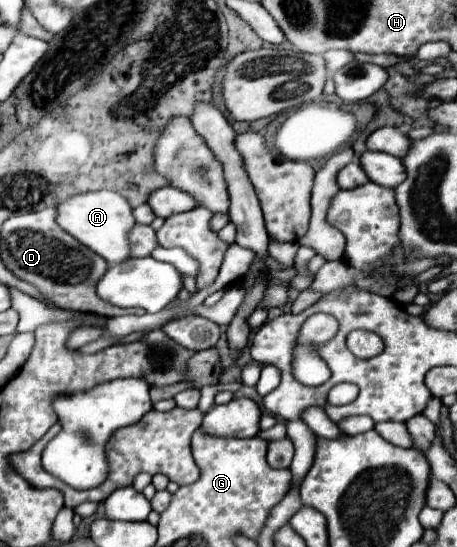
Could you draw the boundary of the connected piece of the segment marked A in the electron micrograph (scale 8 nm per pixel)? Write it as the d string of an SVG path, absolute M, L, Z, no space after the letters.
M91 191L91 193L81 193L75 197L69 197L67 201L59 203L59 225L79 239L83 245L99 253L109 265L123 263L123 259L131 257L131 243L129 243L129 231L135 227L135 217L133 209L127 199L123 199L115 191Z

